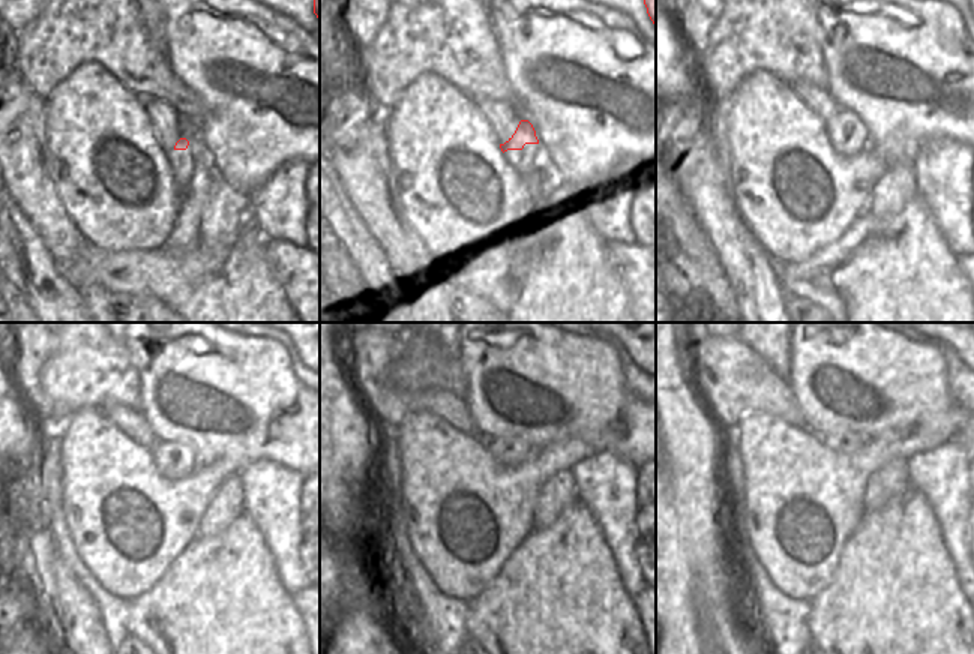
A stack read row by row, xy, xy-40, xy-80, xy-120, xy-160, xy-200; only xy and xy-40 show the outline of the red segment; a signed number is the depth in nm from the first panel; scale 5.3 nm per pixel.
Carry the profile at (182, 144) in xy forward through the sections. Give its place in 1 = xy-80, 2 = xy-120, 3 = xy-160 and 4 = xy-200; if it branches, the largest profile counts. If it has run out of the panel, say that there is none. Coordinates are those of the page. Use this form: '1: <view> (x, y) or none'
1: xy-80 (845, 129)
2: xy-120 (173, 461)
3: xy-160 (509, 452)
4: xy-200 (845, 441)

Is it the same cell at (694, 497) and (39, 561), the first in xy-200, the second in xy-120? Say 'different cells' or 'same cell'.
different cells

